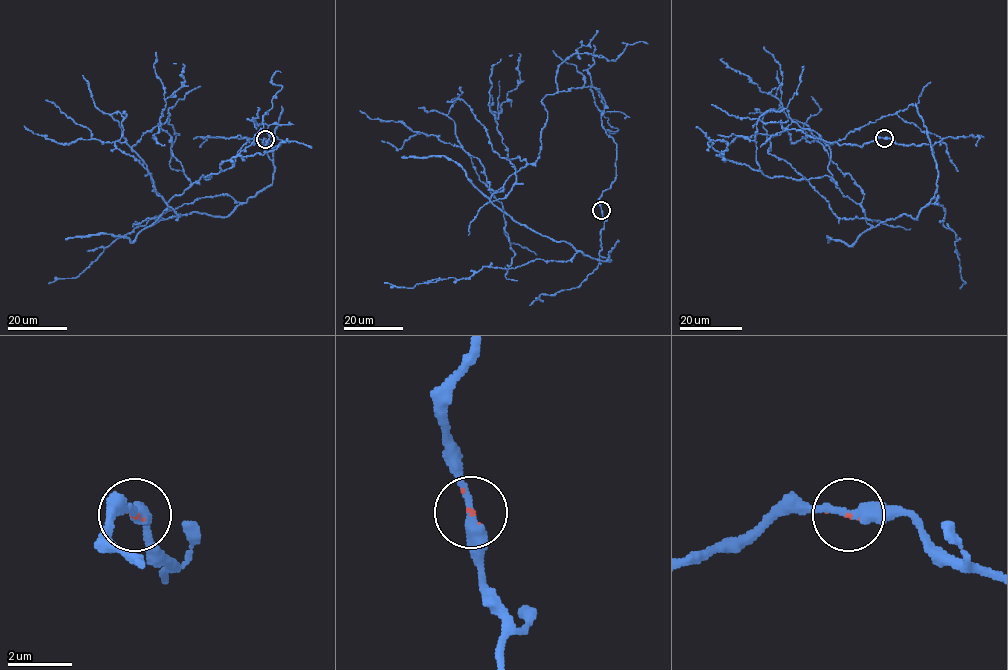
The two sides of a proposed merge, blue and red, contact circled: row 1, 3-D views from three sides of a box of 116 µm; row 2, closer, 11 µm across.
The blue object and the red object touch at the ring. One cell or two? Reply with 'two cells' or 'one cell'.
one cell

